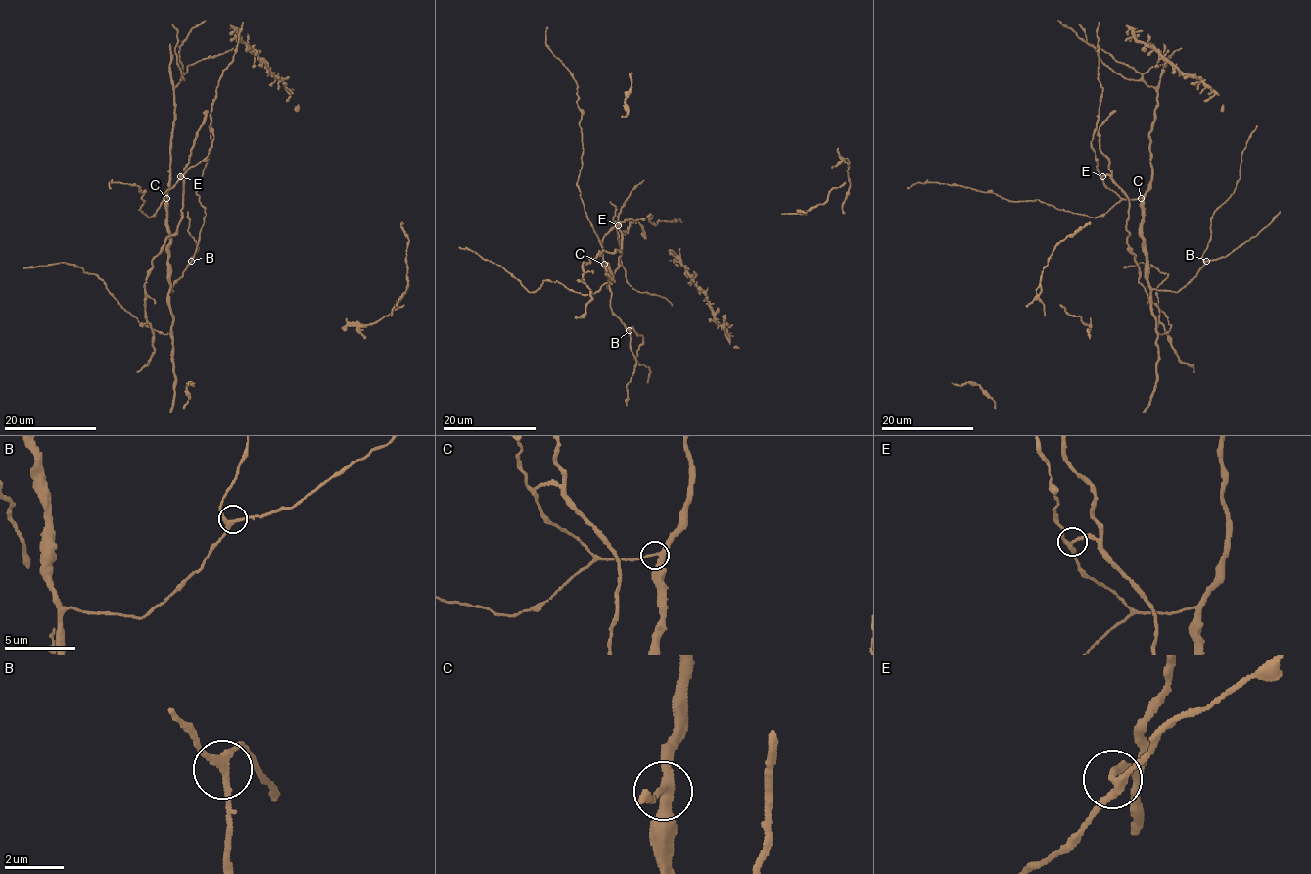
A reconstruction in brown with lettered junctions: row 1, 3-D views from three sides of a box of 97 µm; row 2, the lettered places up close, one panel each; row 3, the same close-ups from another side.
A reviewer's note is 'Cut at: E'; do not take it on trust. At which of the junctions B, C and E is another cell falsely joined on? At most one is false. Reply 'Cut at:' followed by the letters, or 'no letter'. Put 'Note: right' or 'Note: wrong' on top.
Note: right
Cut at: E

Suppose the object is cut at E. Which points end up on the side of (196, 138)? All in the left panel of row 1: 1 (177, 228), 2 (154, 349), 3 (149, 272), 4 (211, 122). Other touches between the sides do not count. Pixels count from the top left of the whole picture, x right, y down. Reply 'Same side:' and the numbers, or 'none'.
Same side: 1, 2, 3

